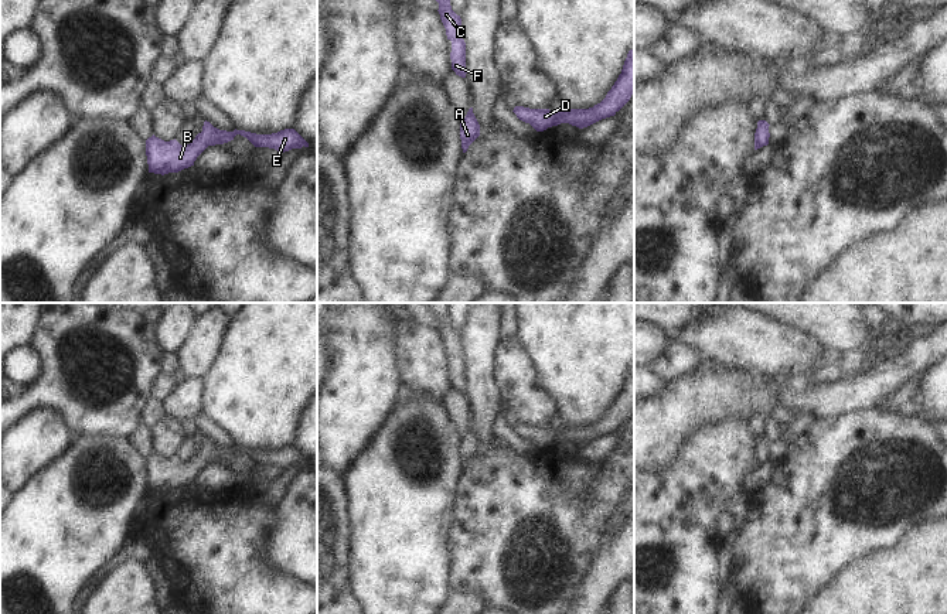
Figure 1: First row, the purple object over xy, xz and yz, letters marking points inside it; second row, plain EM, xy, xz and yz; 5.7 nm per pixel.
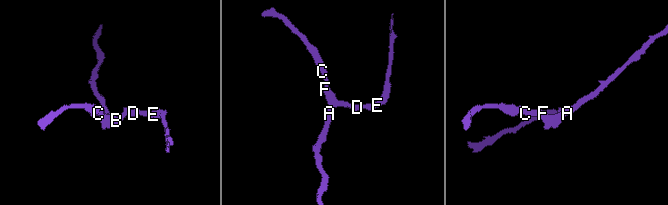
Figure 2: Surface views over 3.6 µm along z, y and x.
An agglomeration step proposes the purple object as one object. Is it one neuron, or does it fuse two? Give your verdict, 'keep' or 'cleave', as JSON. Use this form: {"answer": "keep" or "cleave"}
{"answer": "keep"}

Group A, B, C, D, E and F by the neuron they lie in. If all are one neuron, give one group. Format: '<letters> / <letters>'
A B C D E F

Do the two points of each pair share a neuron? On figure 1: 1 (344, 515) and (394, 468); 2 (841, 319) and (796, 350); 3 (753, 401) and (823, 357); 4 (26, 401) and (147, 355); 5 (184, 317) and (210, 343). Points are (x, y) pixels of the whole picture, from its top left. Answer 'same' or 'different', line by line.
1: different
2: different
3: different
4: same
5: different

